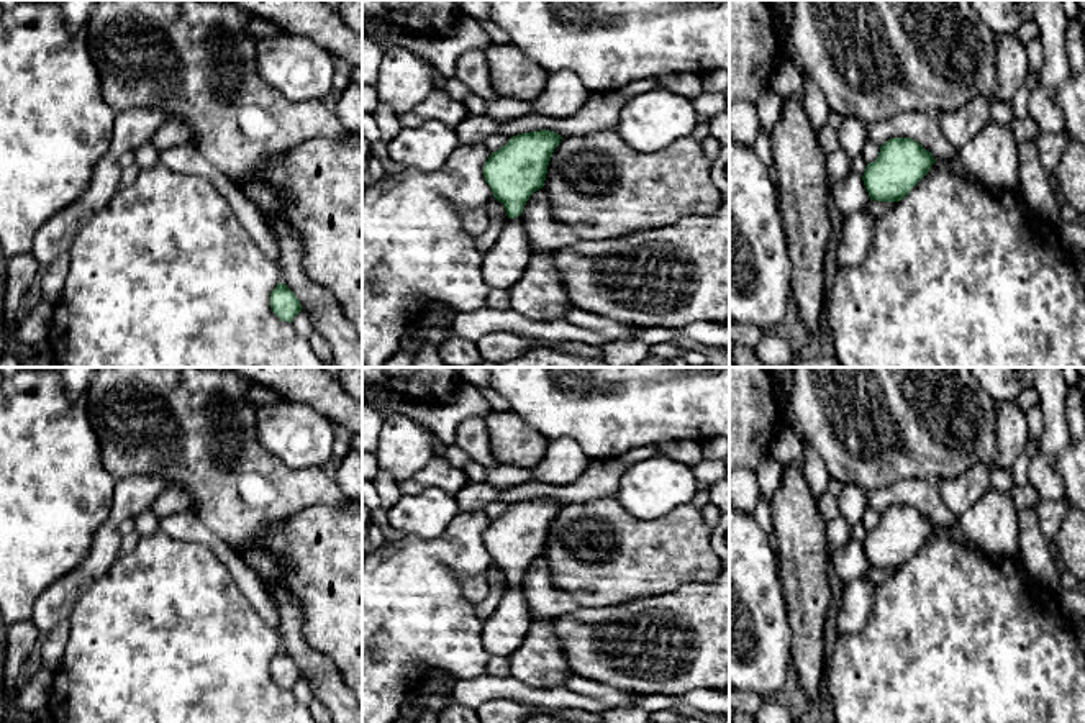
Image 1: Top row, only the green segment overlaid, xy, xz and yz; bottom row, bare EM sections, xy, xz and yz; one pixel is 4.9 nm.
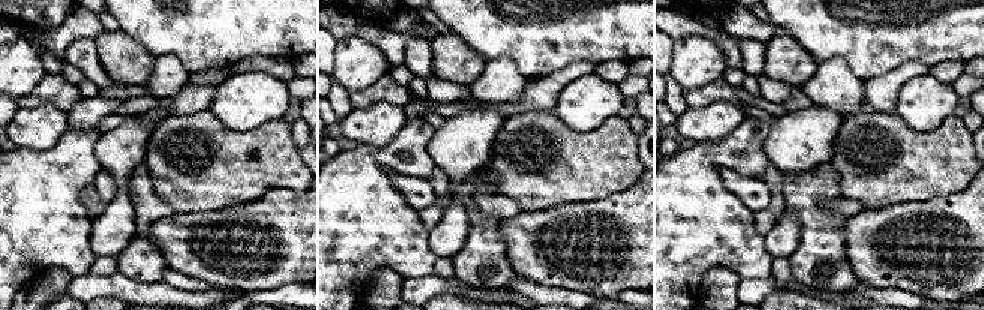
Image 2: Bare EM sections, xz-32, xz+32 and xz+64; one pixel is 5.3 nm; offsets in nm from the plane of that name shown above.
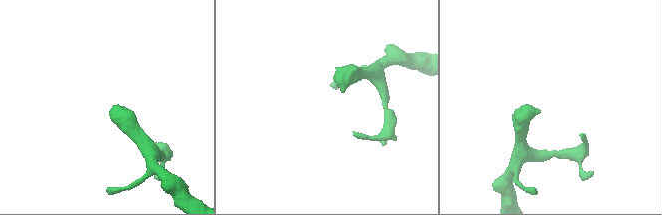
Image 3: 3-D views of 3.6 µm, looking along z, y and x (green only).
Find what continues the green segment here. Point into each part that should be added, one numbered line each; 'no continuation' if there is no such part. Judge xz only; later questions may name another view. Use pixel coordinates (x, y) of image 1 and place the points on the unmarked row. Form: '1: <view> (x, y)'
1: xz (505, 630)

